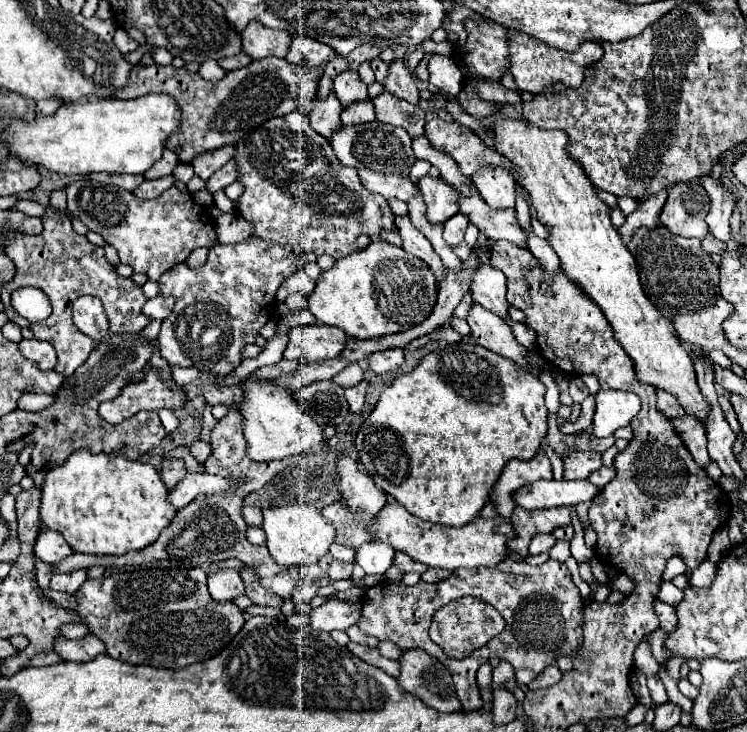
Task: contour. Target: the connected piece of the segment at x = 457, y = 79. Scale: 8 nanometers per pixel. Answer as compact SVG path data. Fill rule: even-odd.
M432 55L428 61L428 83L440 93L456 97L462 89L462 71L452 57Z

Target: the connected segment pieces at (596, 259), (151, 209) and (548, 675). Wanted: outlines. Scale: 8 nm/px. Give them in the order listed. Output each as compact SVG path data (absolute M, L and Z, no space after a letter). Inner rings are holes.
M510 119L496 123L492 133L496 151L514 163L514 179L530 193L538 221L548 227L548 241L560 257L562 271L602 309L614 329L616 341L624 347L628 357L632 357L636 379L672 393L686 415L704 423L710 405L696 383L692 357L678 339L672 321L660 315L654 303L646 299L636 263L610 223L610 207L596 197L596 187L588 181L584 171L568 159L566 133L560 129L538 129L528 121Z
M84 177L76 179L66 187L68 193L68 211L82 219L82 223L90 229L96 231L104 237L108 245L112 245L118 251L120 263L132 265L136 273L146 273L152 281L158 281L162 273L172 269L174 265L182 263L194 249L198 247L214 247L216 245L216 231L214 231L214 221L208 215L208 209L194 203L190 199L190 193L180 191L176 187L166 189L160 197L156 199L138 199L126 189L120 189L116 185L96 185L92 181L86 181Z
M552 665L552 667L544 669L544 673L542 673L540 677L536 677L536 681L532 681L532 683L530 683L530 687L532 687L532 689L536 689L536 687L550 687L550 685L558 683L558 681L560 681L560 677L562 677L560 669L558 669L556 665Z

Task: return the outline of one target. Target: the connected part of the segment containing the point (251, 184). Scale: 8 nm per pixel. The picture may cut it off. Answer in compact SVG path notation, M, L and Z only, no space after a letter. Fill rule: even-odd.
M290 111L286 113L284 117L276 117L276 119L270 119L266 121L264 125L256 127L252 133L248 133L248 137L240 139L236 143L236 163L238 163L238 181L244 183L244 193L242 197L238 199L238 211L240 215L254 227L254 237L260 237L264 241L272 241L272 243L278 243L278 245L290 245L292 251L296 255L302 255L302 253L314 253L314 255L330 255L334 259L340 259L340 257L346 257L348 253L354 253L358 249L356 245L356 239L358 235L368 235L368 237L374 237L378 235L382 229L392 229L396 231L396 225L394 225L394 213L392 209L388 207L386 199L380 197L380 195L374 195L374 193L368 193L362 185L360 185L360 179L356 177L356 169L348 169L344 165L340 165L340 161L336 161L336 155L332 153L332 147L328 145L328 139L320 137L312 127L310 127L310 121L308 121L308 115L302 113L302 111Z

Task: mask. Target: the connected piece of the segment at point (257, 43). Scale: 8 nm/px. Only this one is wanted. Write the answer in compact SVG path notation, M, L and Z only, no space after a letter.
M250 21L248 27L242 31L242 49L252 59L264 57L286 57L290 35L286 31L268 29L258 21Z

